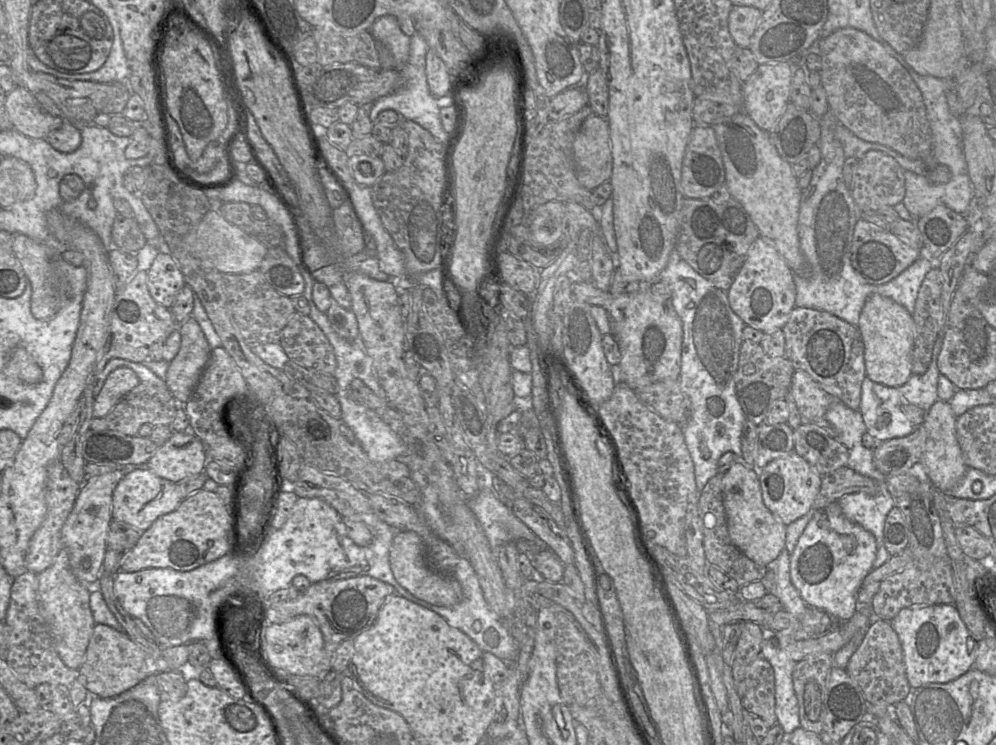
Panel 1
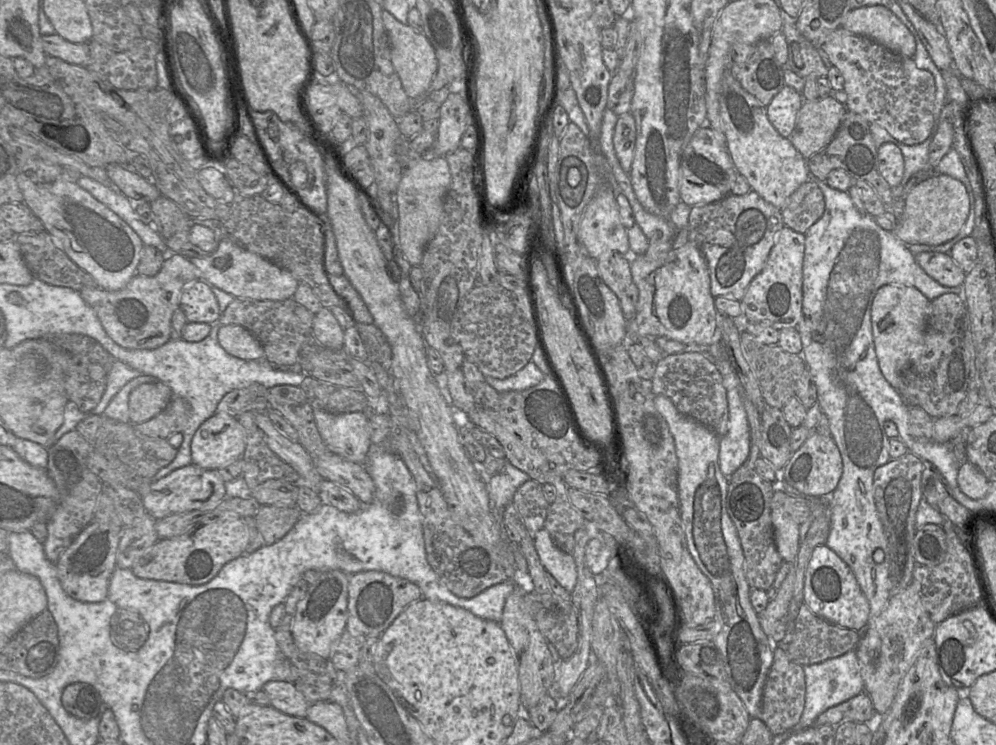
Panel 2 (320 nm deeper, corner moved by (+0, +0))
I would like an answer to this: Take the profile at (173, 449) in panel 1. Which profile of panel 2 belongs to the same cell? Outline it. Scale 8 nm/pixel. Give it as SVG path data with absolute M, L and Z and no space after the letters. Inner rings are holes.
M216 412L197 429L190 447L192 464L217 470L242 457L246 436L237 417Z

